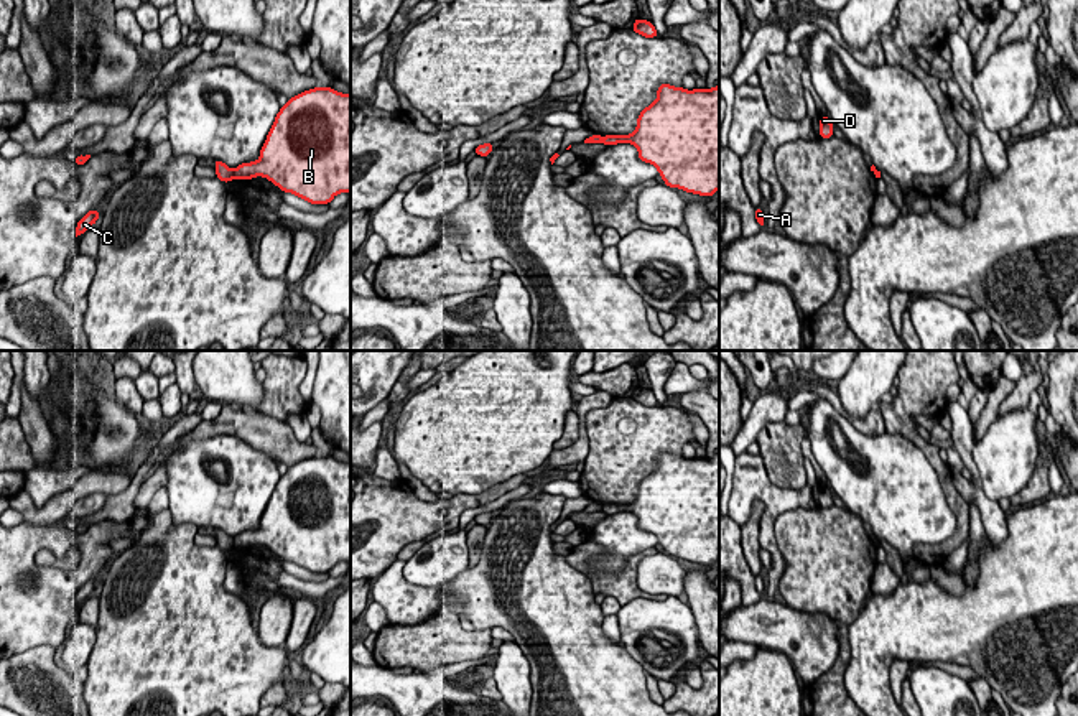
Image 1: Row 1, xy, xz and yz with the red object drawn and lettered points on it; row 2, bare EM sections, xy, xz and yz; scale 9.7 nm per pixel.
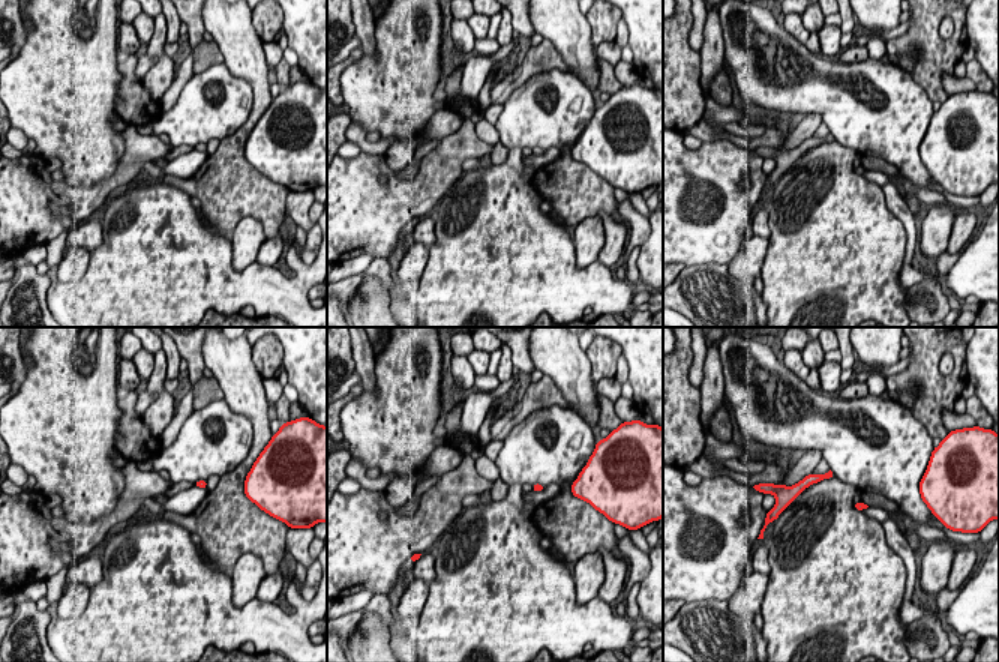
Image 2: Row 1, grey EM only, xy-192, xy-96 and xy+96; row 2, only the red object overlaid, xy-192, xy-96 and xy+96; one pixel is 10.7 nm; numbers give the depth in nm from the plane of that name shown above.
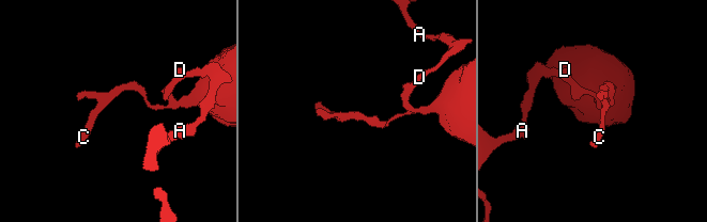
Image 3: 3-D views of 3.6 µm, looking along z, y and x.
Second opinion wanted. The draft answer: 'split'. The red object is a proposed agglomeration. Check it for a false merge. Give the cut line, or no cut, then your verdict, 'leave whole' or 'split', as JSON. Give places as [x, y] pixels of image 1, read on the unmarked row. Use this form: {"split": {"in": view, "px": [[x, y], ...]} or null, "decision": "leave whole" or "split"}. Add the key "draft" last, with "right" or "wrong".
{"split": {"in": "xy", "px": [[231, 539], [234, 545]]}, "decision": "split", "draft": "right"}

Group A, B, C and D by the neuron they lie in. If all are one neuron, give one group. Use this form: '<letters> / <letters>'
A C D / B

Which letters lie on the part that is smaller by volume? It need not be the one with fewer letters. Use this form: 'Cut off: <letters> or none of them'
Cut off: A, C, D

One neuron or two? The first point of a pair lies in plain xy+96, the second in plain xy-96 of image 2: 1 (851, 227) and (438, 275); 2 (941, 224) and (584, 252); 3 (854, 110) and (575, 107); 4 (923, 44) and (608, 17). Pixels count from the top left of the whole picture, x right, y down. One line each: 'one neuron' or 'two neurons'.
1: one neuron
2: one neuron
3: one neuron
4: one neuron

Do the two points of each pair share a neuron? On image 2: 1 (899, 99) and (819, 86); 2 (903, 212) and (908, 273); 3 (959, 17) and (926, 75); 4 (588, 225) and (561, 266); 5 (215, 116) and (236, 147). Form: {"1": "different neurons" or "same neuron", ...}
{"1": "same neuron", "2": "same neuron", "3": "same neuron", "4": "different neurons", "5": "different neurons"}

